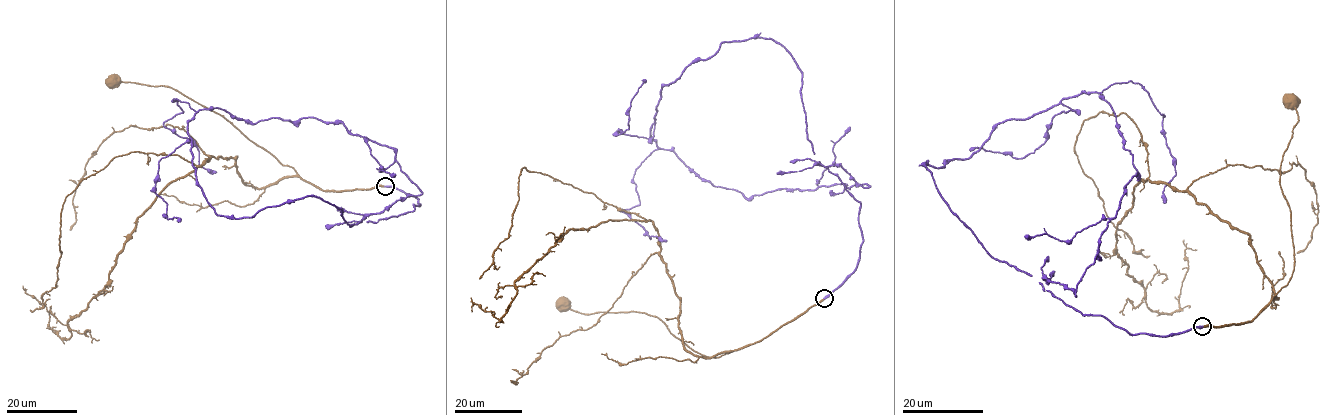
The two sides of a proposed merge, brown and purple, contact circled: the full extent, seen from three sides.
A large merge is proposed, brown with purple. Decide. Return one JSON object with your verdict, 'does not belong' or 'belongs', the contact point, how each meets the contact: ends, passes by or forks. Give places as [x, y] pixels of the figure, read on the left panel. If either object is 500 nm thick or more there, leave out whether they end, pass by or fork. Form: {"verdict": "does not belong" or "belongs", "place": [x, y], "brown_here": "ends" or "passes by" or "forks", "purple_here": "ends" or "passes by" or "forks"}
{"verdict": "belongs", "place": [385, 186], "brown_here": "ends", "purple_here": "ends"}

